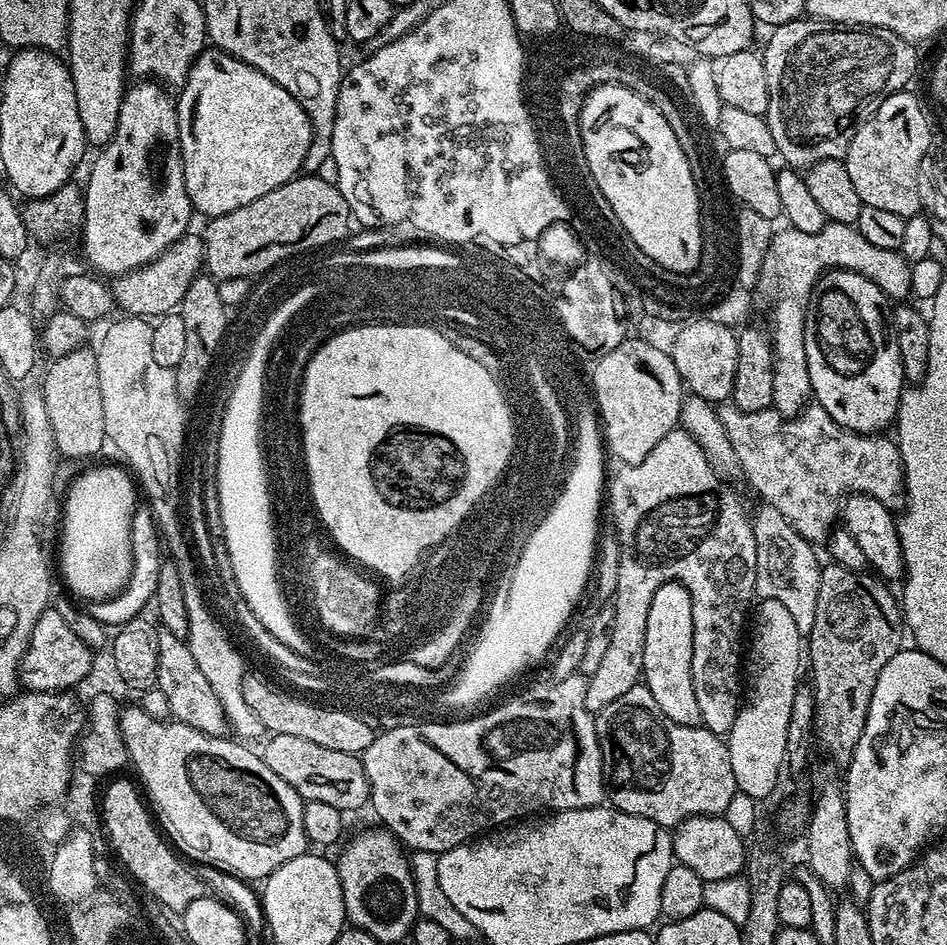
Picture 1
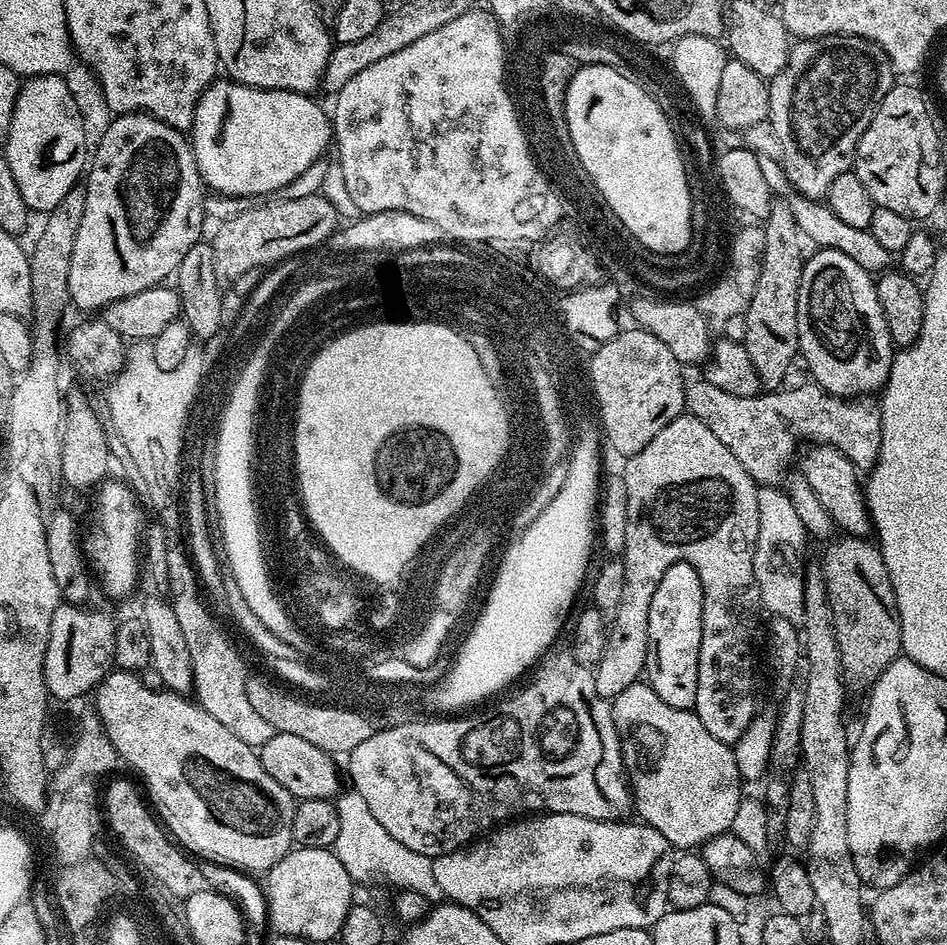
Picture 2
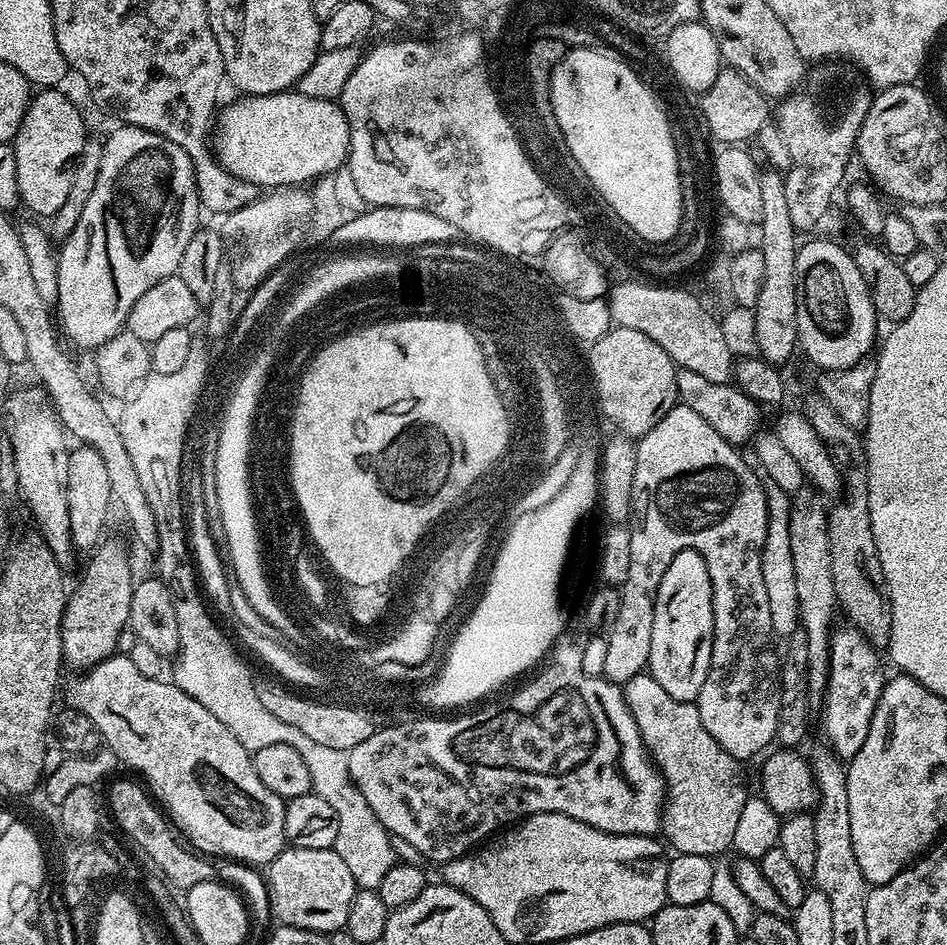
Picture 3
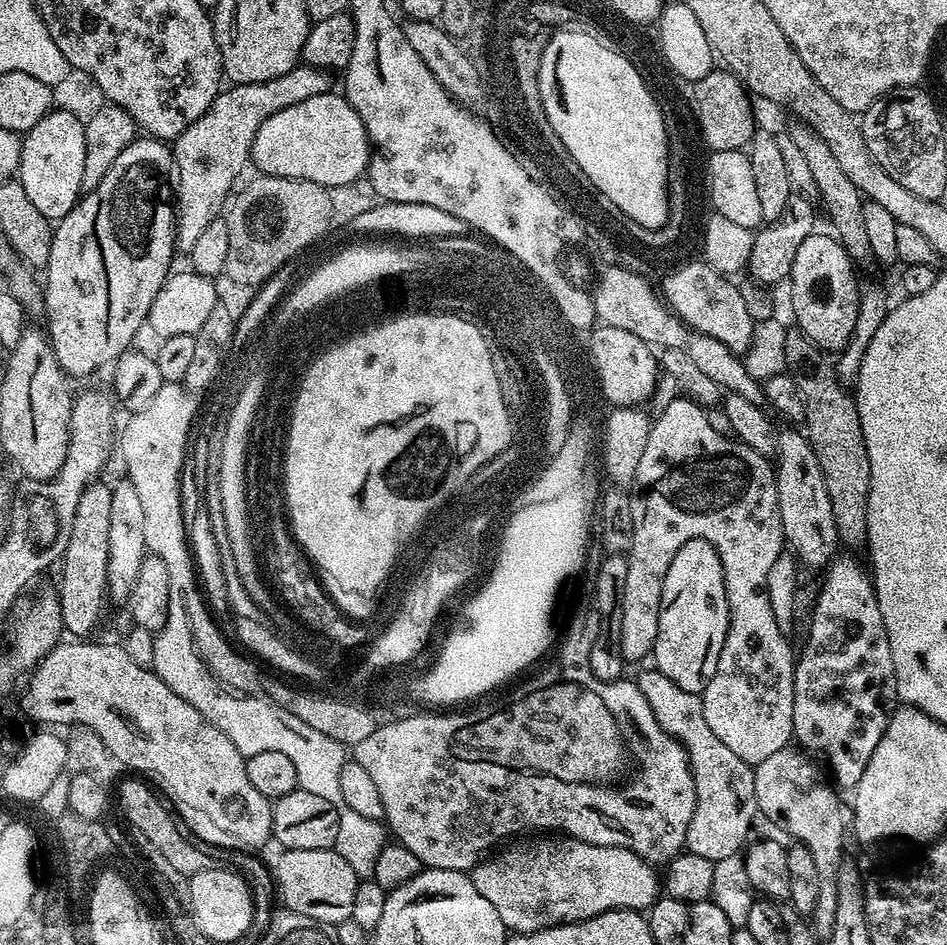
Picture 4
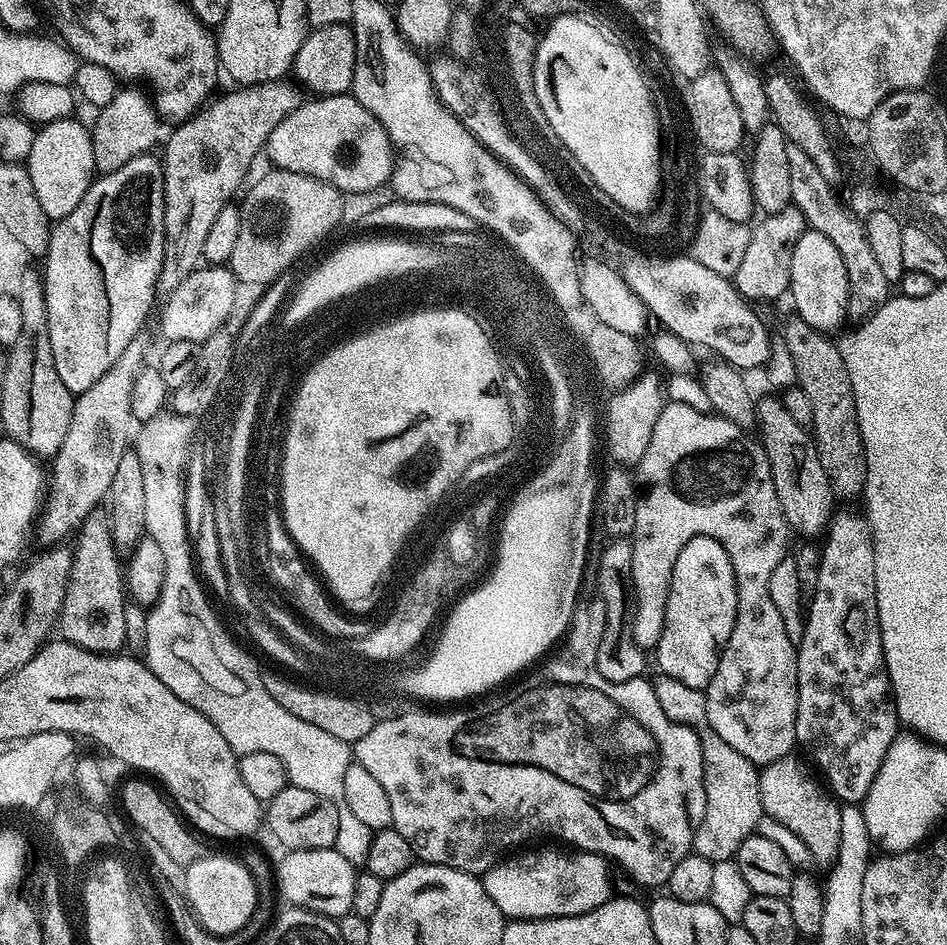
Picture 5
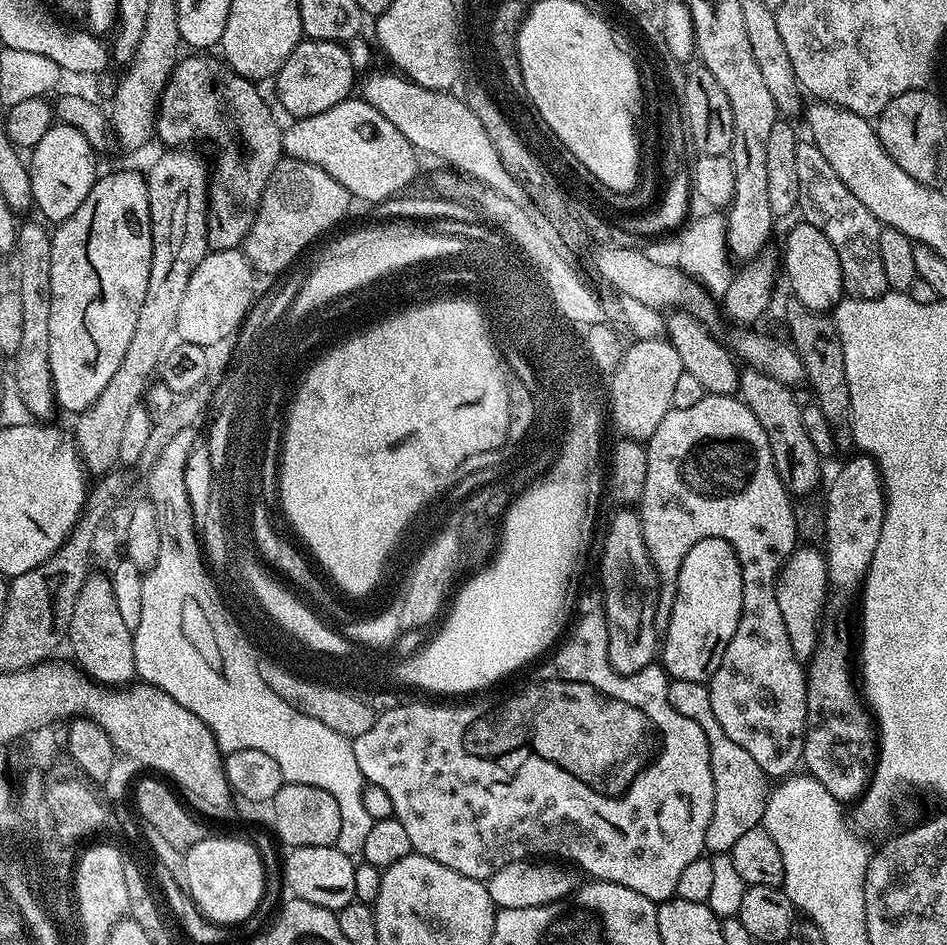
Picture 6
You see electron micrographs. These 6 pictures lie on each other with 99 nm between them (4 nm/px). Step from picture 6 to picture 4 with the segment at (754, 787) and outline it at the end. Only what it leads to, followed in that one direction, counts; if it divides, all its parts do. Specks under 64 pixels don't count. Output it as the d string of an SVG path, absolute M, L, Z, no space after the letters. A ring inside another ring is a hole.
M649 670L649 672L642 673L640 677L635 677L634 683L638 686L638 690L642 690L642 698L650 706L658 726L662 726L662 730L666 730L666 734L670 734L688 752L688 765L692 768L696 791L696 805L686 830L687 851L698 854L702 858L710 858L714 862L737 855L749 839L748 831L752 828L752 819L757 819L758 816L754 794L753 765L742 762L742 758L738 758L738 754L733 754L714 735L714 730L710 730L710 725L706 723L704 701L697 693L682 690L682 686L670 682L666 674L655 670Z

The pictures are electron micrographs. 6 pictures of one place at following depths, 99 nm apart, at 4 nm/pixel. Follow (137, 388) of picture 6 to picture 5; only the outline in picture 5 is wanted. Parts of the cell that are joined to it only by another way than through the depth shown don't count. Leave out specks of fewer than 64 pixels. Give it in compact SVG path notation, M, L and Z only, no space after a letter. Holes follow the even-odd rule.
M253 84L237 87L237 92L228 92L225 96L217 95L195 116L177 123L169 136L167 133L162 144L164 253L160 273L156 275L157 293L169 294L178 290L184 279L201 267L206 234L210 234L218 210L233 199L232 191L247 174L252 159L259 152L261 155L274 126L302 103L301 93L289 84ZM141 334L133 338L130 346L118 354L118 362L114 362L114 366L110 366L110 370L106 370L106 374L102 374L94 386L90 386L90 390L79 393L72 401L70 430L66 430L66 438L62 438L62 446L52 462L50 497L42 510L45 545L52 546L63 541L60 540L63 536L75 533L99 509L96 507L108 495L122 454L130 451L130 441L134 436L132 395L134 382L146 366L146 336Z

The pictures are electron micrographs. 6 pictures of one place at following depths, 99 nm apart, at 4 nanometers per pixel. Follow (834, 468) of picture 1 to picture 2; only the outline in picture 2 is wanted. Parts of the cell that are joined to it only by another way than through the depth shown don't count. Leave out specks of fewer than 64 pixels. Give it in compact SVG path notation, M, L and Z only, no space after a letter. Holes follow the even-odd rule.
M697 378L693 384L691 381L684 389L684 407L687 415L698 418L698 422L703 422L715 434L718 442L722 442L722 446L726 446L726 450L730 450L730 454L734 454L734 458L742 462L746 474L750 474L750 478L760 486L776 486L785 479L789 471L788 463L791 460L793 463L797 455L798 440L806 440L805 442L811 442L813 445L826 444L840 451L859 469L871 469L880 453L879 407L871 399L832 396L819 384L807 383L788 390L787 388L764 390L754 396L739 396L726 394L708 380Z

